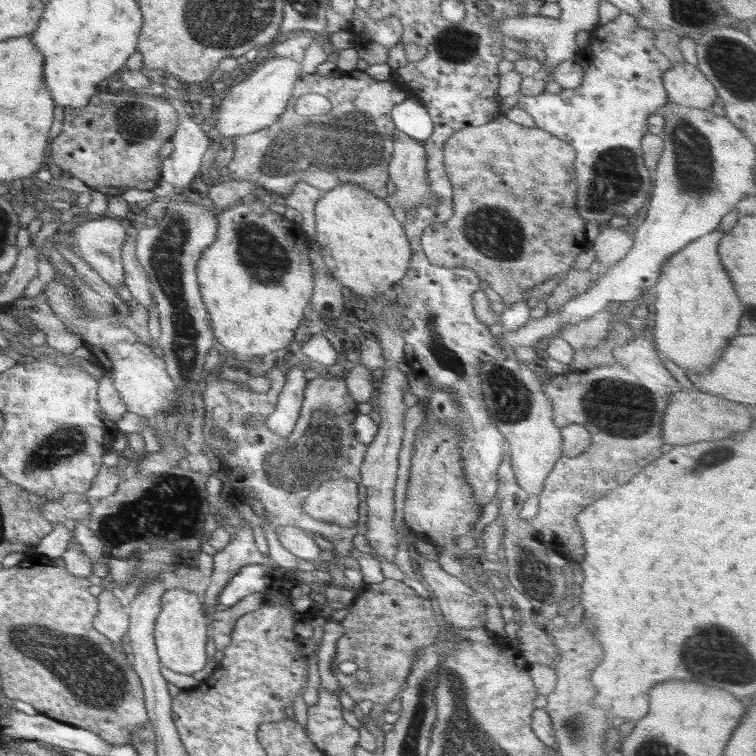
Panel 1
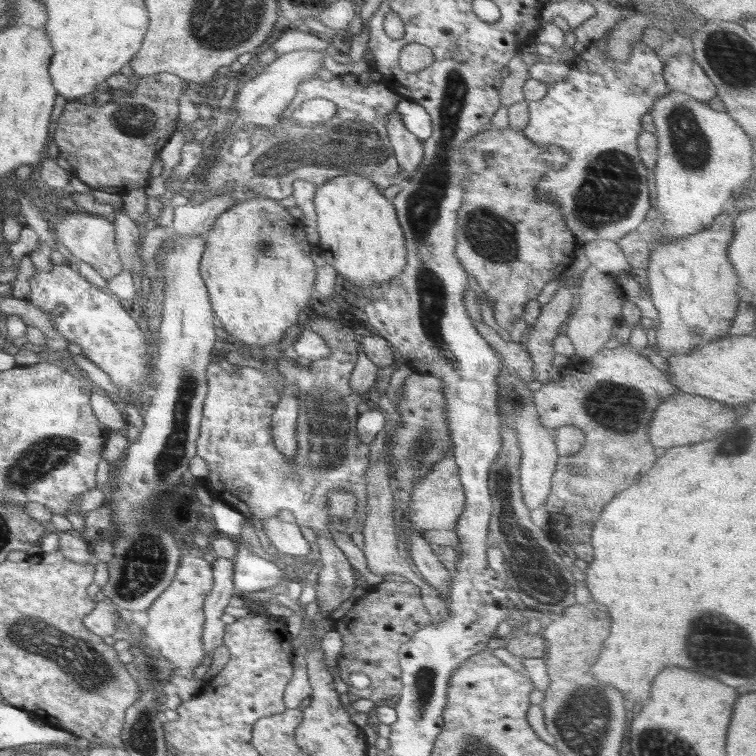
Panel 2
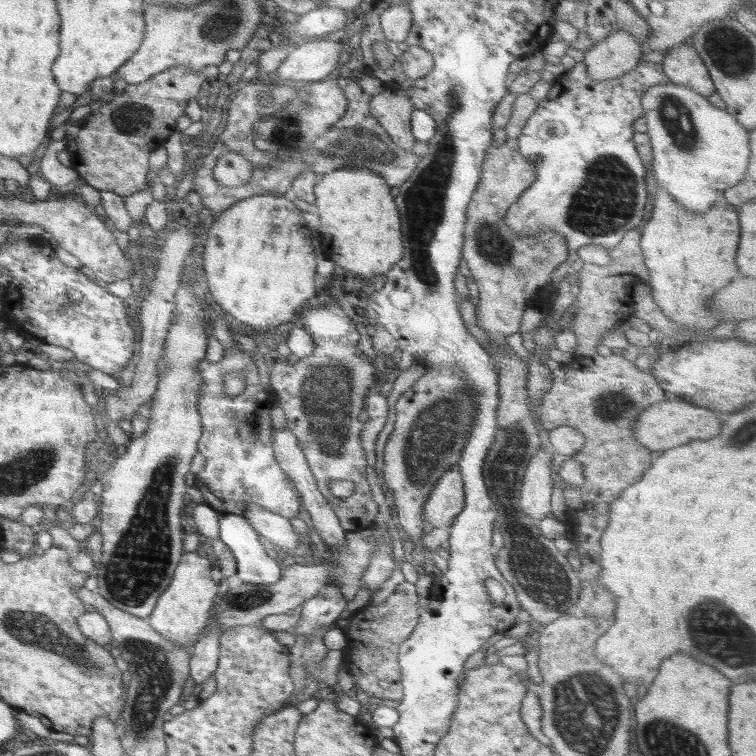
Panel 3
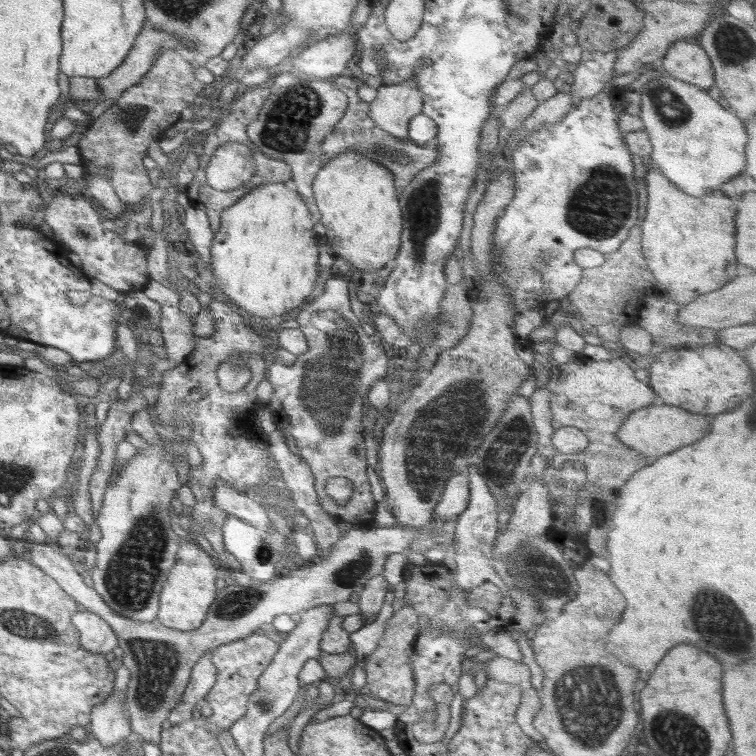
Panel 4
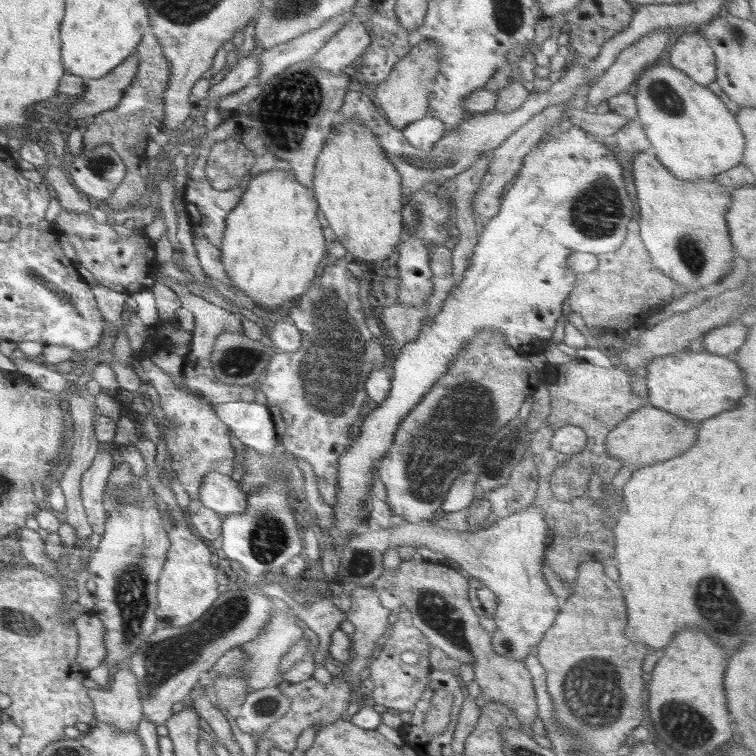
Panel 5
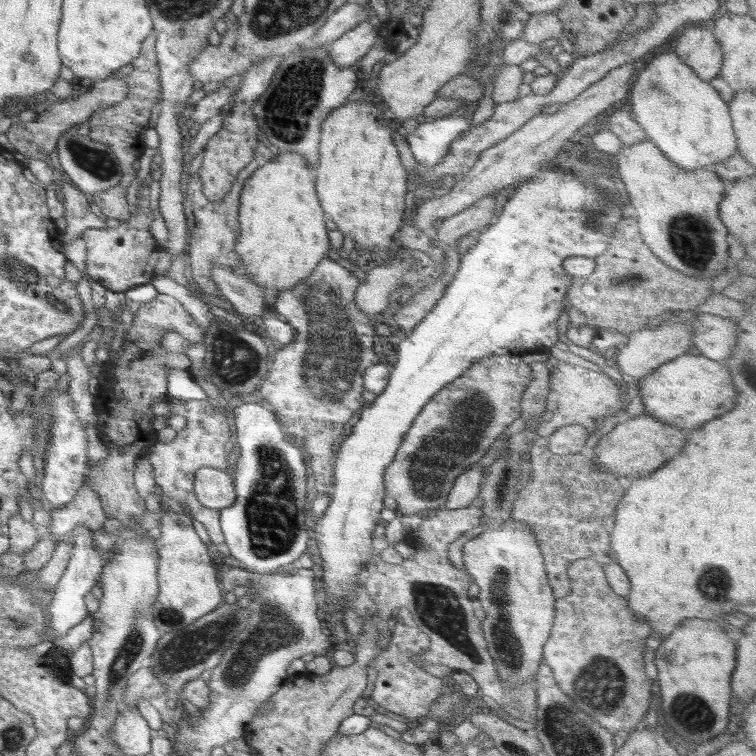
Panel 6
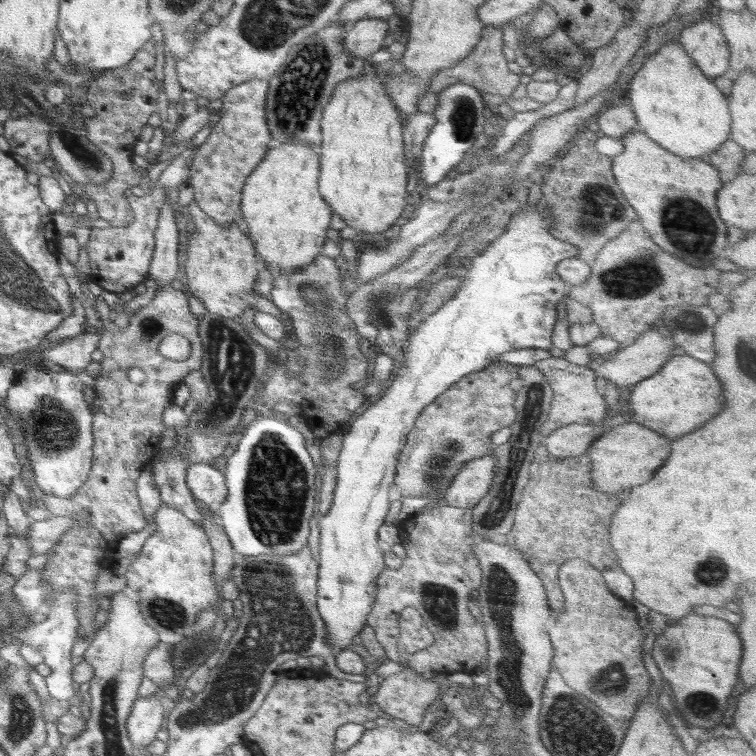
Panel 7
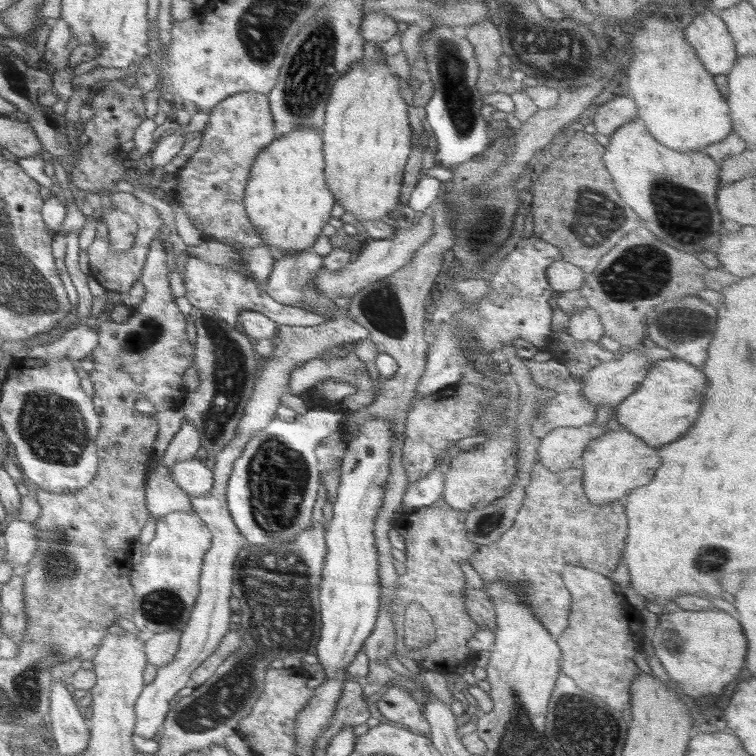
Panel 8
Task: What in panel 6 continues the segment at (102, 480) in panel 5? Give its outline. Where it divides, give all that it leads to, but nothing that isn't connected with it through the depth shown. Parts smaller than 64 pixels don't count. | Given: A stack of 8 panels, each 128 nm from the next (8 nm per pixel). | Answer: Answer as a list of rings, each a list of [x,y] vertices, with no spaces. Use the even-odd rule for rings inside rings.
[[[85,482],[76,491],[74,499],[67,502],[66,506],[59,509],[51,509],[51,522],[49,532],[58,540],[62,535],[71,534],[76,525],[86,525],[93,531],[104,526],[107,516],[104,507],[100,503],[100,497],[96,495],[96,489]]]

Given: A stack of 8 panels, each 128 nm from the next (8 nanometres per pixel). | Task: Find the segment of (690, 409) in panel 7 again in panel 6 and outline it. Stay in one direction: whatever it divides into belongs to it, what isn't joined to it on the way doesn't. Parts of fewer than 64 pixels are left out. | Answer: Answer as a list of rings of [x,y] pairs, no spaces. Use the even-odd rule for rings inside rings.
[[[690,351],[649,372],[640,380],[639,387],[644,412],[654,415],[662,423],[690,430],[732,410],[738,396],[726,366],[700,354],[693,355]]]

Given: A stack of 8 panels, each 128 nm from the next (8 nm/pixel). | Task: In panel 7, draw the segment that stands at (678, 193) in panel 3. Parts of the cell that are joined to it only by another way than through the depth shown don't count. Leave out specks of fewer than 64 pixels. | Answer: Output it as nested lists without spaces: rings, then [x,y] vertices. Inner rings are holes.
[[[679,41],[667,42],[650,56],[643,56],[640,66],[634,70],[625,98],[632,106],[636,116],[637,131],[644,132],[661,148],[671,154],[690,160],[690,158],[707,159],[726,140],[731,139],[731,116],[727,105],[727,97],[714,84],[713,79],[704,76],[696,66],[696,62],[688,56]]]

